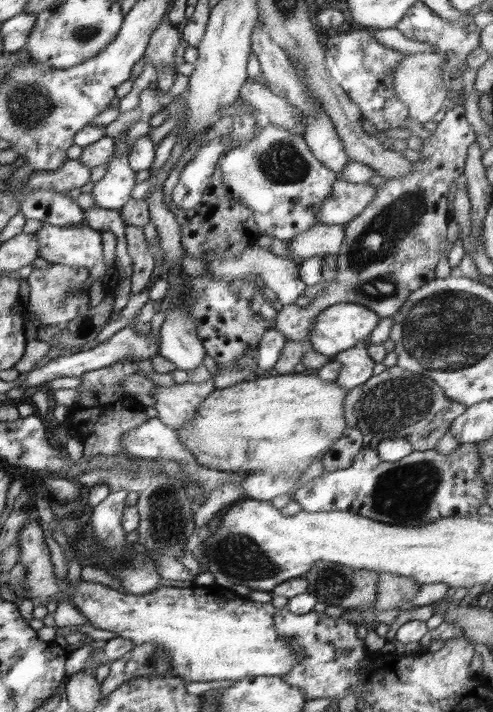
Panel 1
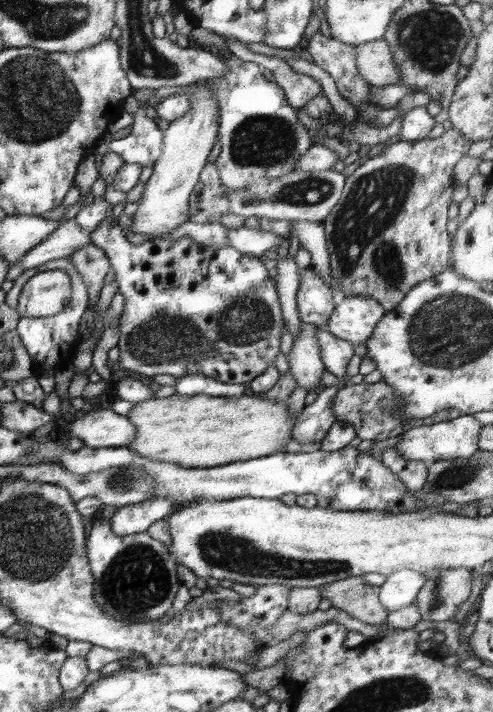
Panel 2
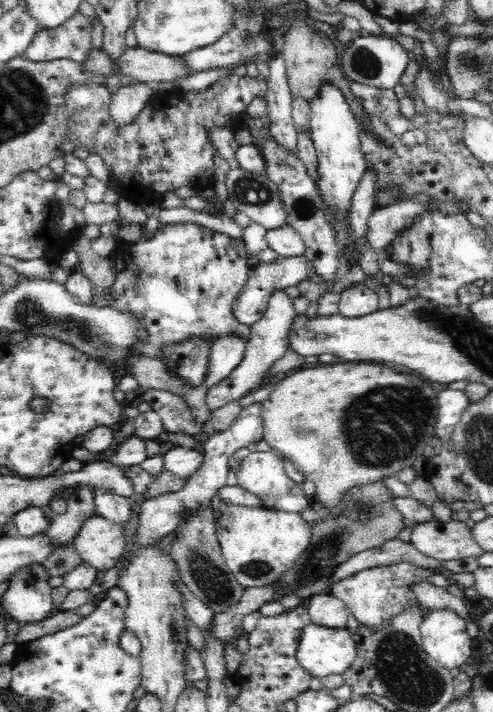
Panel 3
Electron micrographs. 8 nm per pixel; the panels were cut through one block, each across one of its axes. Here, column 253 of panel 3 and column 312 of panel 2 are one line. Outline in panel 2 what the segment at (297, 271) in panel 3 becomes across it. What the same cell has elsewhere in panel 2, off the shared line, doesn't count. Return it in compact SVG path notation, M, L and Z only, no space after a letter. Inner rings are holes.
M311 266L300 272L300 288L296 290L298 315L326 330L326 322L334 310L334 292Z

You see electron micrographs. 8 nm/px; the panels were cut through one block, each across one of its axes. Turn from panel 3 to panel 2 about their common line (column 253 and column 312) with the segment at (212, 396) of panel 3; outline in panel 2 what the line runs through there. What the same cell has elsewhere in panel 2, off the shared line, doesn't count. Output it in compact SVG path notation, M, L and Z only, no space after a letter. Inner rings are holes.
M302 322L300 334L294 338L292 353L288 358L290 374L297 386L307 391L319 390L322 385L322 374L325 366L321 360L320 344L316 338L320 326Z

